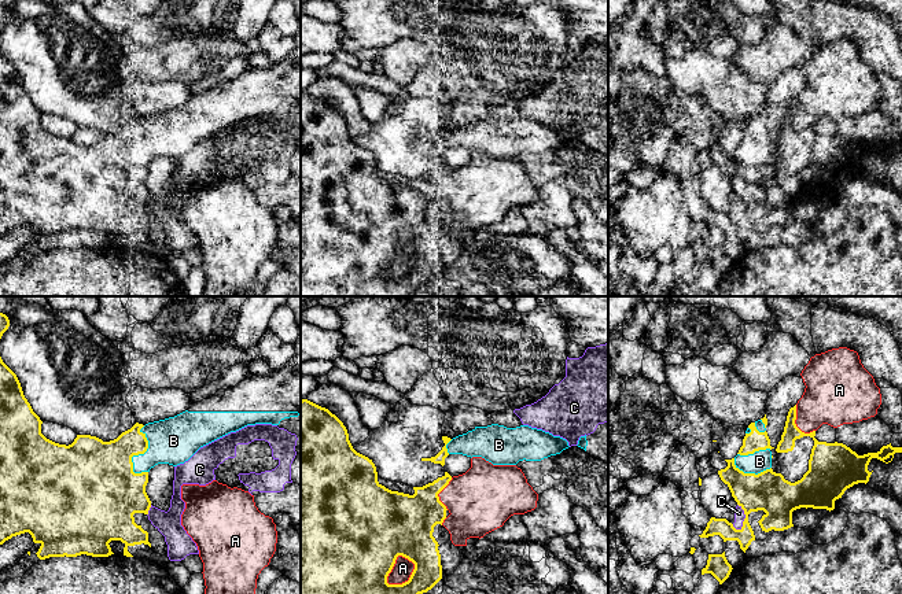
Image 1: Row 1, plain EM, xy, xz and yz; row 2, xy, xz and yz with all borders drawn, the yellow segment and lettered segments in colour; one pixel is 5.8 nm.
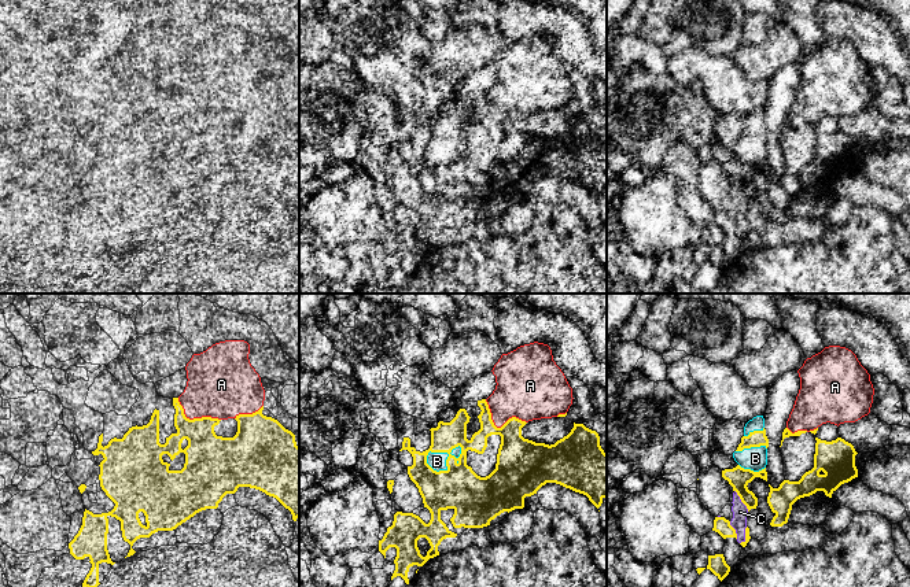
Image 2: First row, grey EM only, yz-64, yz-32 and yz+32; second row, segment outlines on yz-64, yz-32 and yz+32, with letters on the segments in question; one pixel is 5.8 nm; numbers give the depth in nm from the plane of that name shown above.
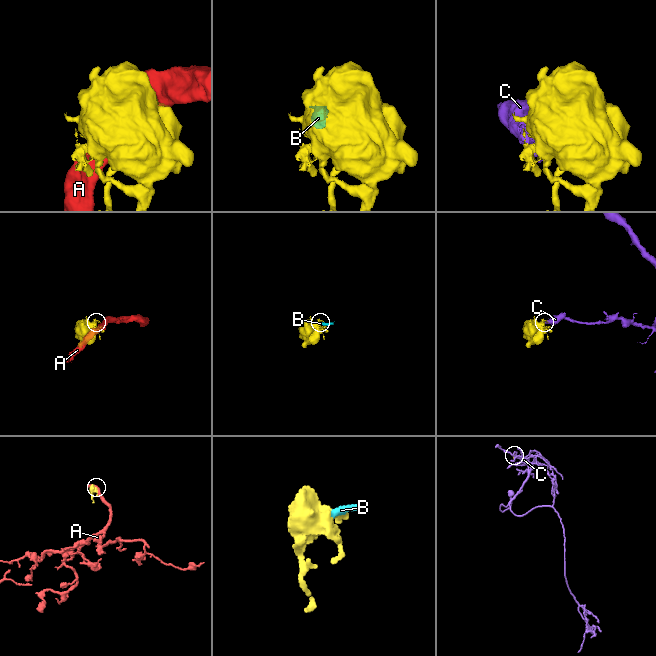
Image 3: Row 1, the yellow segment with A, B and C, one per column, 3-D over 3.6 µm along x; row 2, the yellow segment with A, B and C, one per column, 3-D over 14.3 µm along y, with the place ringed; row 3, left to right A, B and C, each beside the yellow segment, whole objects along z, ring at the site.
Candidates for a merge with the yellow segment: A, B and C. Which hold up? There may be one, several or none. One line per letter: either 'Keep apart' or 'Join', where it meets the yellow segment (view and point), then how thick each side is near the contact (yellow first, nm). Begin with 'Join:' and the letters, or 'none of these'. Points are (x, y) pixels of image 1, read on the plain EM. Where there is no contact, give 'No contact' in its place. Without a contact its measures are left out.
Join: B
A: Keep apart. Touches yellow at xz (405, 275). Thickness 320 nm (yellow) against 120 nm
B: Join. Touches yellow at xy (143, 146). Thickness 340 nm (yellow) against 280 nm
C: Keep apart. Touches yellow at yz (746, 210). Thickness 240 nm (yellow) against 60 nm

